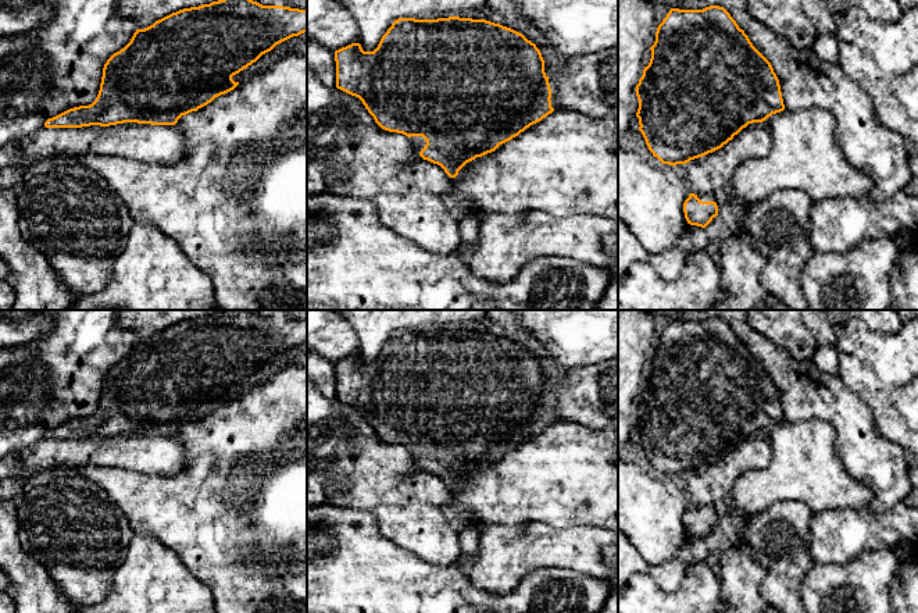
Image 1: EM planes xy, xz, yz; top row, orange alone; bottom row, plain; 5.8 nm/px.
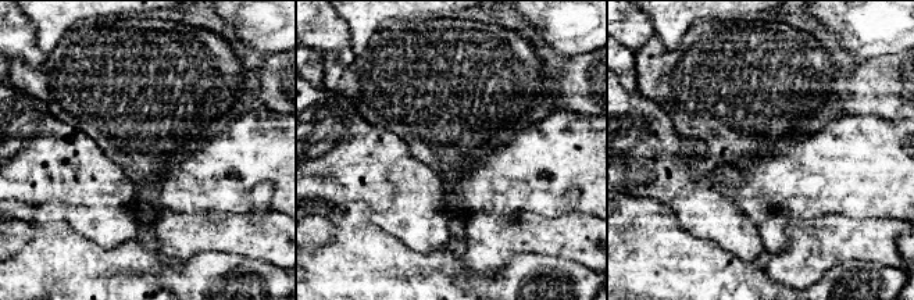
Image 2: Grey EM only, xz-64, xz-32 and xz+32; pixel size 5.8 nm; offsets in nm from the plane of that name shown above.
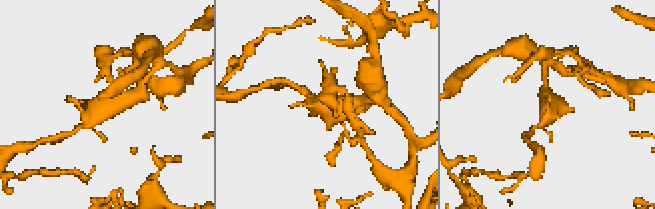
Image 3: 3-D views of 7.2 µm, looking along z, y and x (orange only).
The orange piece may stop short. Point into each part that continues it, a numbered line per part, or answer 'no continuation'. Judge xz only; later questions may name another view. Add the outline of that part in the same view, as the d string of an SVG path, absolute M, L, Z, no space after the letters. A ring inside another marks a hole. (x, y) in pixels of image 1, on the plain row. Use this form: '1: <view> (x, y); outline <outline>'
1: xz (418, 453); outline M411 448L410 452L417 464L419 464L426 456L426 452L422 448Z

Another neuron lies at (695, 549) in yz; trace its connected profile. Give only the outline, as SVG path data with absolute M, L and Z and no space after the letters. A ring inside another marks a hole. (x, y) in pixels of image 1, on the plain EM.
M686 537L683 546L679 550L678 559L686 566L707 562L710 549L704 539L697 537Z

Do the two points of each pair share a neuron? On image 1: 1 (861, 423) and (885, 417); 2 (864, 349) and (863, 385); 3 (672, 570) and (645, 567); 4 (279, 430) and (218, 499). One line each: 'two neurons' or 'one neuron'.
1: two neurons
2: two neurons
3: one neuron
4: one neuron

